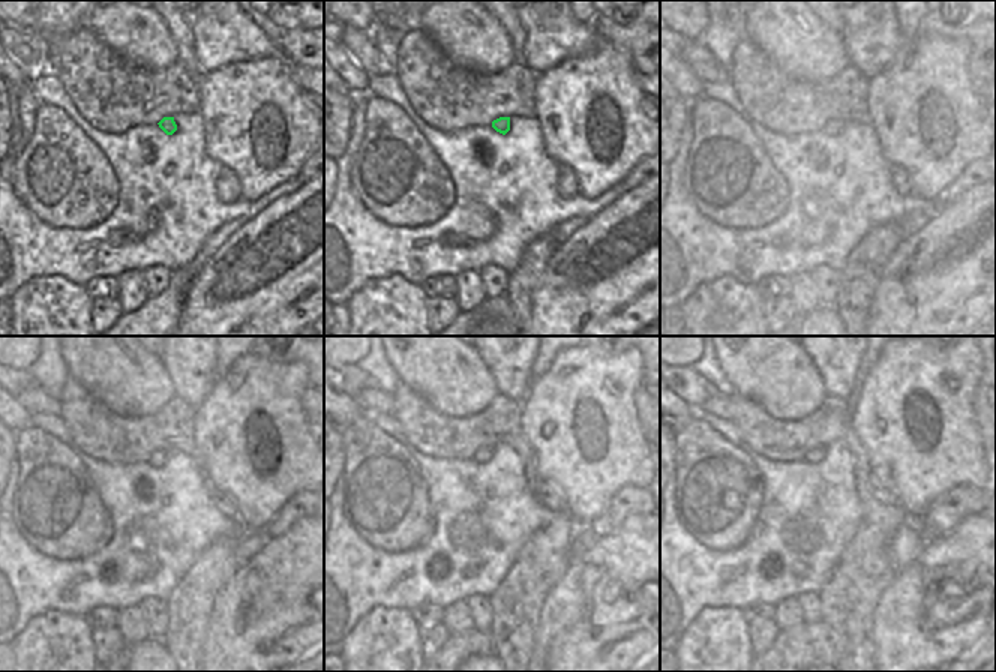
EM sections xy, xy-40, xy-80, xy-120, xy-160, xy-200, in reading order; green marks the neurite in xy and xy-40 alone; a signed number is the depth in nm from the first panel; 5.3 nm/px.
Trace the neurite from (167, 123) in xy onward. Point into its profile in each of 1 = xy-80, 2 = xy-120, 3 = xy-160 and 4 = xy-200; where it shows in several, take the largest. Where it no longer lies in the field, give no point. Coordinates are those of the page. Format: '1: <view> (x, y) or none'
1: xy-80 (833, 126)
2: xy-120 (156, 459)
3: xy-160 (485, 453)
4: xy-200 (818, 453)

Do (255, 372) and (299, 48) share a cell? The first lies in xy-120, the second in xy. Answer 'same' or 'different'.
different

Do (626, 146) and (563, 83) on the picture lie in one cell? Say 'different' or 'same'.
same

